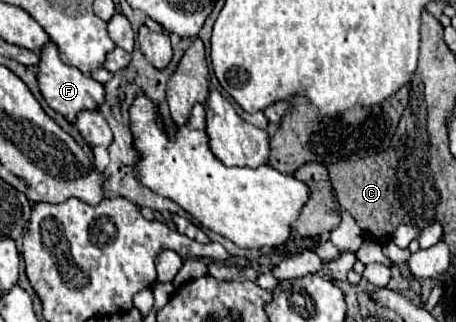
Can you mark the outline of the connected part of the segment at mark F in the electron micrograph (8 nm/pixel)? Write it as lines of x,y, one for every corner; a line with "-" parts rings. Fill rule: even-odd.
48,43
42,49
40,65
38,65
38,85
40,85
40,91
42,91
44,99
46,99
46,103
54,111
58,111
68,123
74,123
76,121
76,115
80,111
86,111
86,109
88,111
96,111
104,103
104,85
98,83
96,79
92,79
90,75
84,75
76,67
66,65
60,59
58,47
54,43

